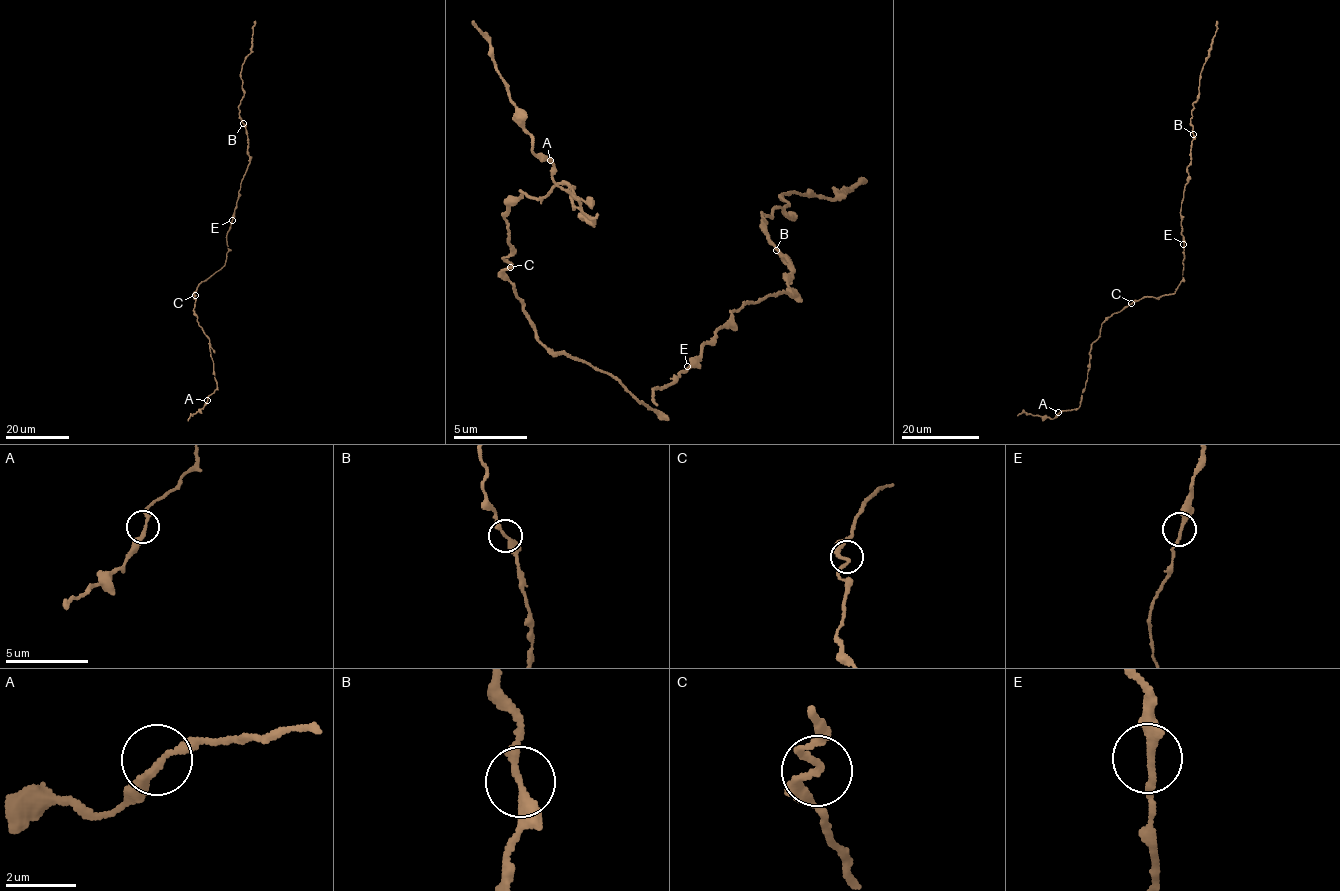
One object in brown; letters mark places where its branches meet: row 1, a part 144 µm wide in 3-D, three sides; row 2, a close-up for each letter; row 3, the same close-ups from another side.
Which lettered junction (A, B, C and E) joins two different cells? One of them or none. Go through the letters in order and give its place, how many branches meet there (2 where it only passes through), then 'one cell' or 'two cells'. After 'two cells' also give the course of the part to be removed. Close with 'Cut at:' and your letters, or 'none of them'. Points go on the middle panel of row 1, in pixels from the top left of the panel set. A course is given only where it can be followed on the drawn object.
A: place (550, 160); branches 2; one cell
B: place (776, 250); branches 2; one cell
C: place (510, 267); branches 2; one cell
E: place (687, 366); branches 2; one cell
Cut at: none of them

